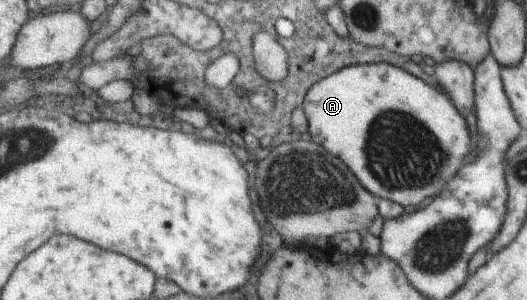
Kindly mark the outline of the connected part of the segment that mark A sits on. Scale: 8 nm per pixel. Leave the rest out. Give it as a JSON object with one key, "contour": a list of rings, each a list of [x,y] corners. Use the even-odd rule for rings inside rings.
{"contour":[[[386,62],[345,67],[314,83],[303,111],[313,141],[340,158],[373,196],[386,198],[402,208],[410,205],[420,208],[440,195],[460,168],[464,156],[470,152],[466,122],[447,95],[408,70]]]}

